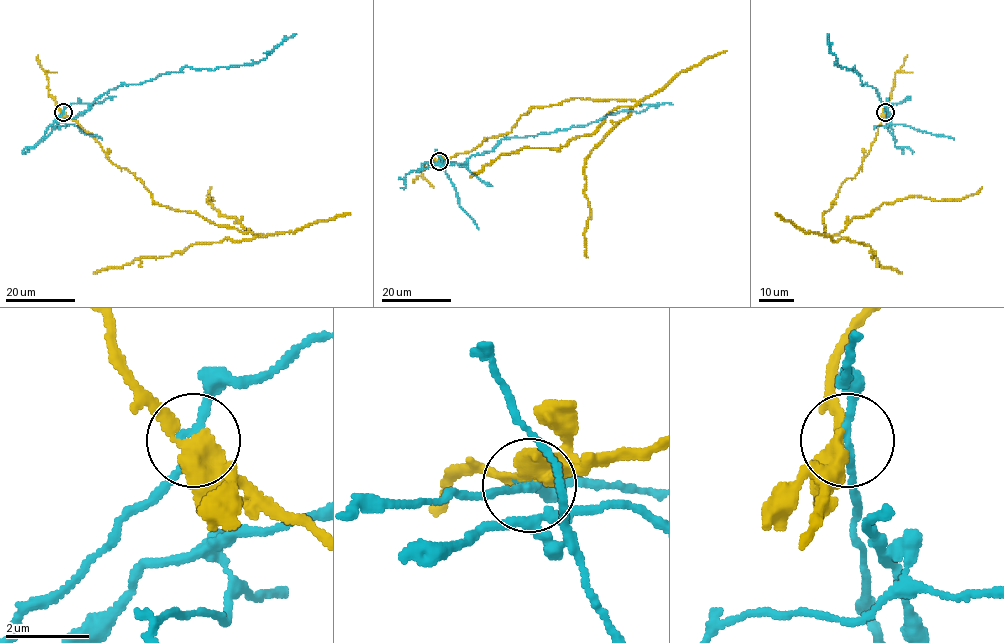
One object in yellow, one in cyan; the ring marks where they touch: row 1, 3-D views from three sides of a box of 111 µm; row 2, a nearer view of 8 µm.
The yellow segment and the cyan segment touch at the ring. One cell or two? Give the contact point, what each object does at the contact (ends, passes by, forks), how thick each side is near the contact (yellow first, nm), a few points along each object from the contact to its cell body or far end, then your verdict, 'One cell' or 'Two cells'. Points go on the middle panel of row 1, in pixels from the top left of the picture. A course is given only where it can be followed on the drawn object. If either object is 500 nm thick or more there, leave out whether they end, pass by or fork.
Place: (439, 161). At the ring yellow passes by. At the ring cyan passes by. Thickness 400 nm (yellow) against 180 nm. Course of yellow: (439, 160), (509, 132), (533, 106), (637, 103), (591, 134), (500, 154), (470, 177). Course of cyan: (439, 161), (465, 166), (472, 155), (490, 152), (504, 139), (672, 104). Two cells

